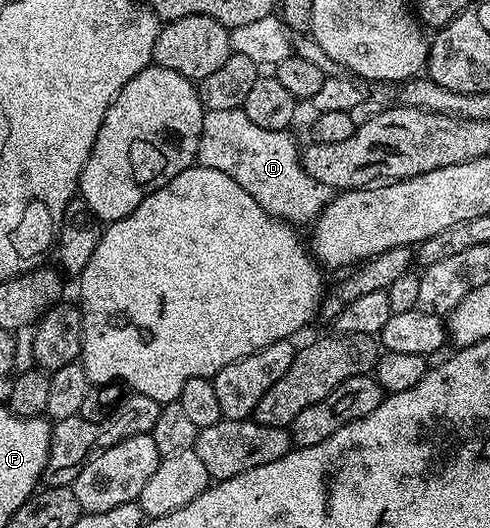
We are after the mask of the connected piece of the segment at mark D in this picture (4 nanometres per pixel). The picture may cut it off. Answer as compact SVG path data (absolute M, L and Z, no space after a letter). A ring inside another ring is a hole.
M243 109L206 110L197 163L203 168L221 170L222 174L229 175L276 219L298 226L307 225L315 221L321 209L328 204L332 190L306 174L300 161L300 146L292 134L287 129L267 130L255 125Z

